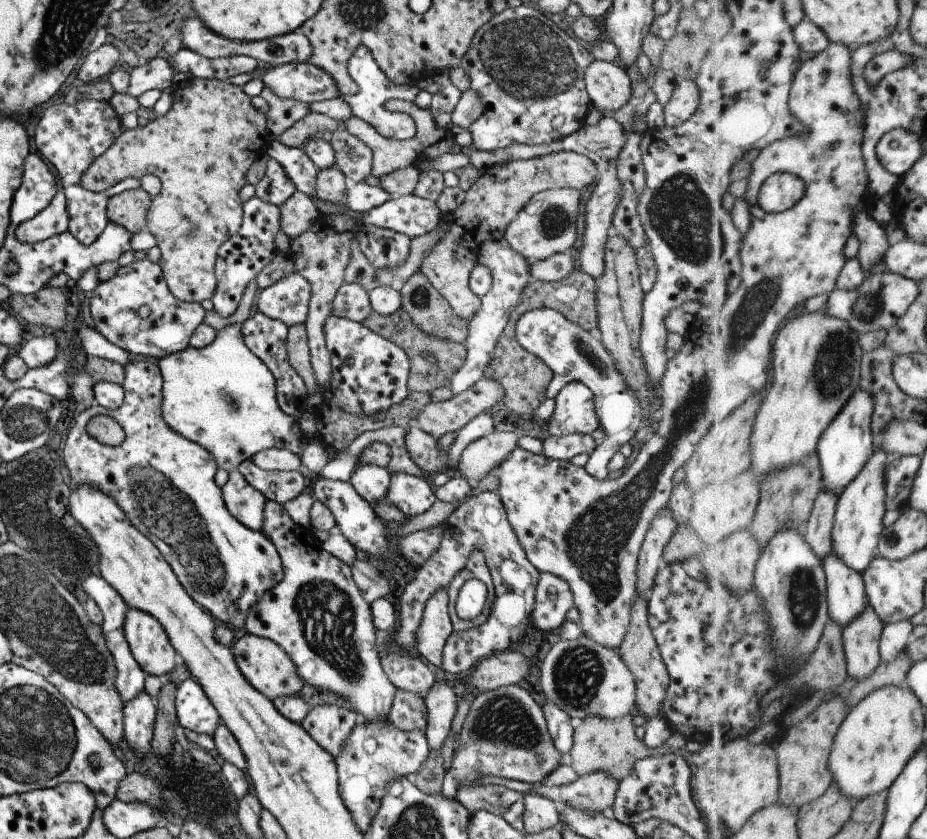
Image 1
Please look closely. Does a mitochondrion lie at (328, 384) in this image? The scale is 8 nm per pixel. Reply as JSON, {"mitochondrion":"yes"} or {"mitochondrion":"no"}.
{"mitochondrion":"no"}

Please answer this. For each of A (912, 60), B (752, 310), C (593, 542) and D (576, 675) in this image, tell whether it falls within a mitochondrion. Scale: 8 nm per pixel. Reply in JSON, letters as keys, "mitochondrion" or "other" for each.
{"A":"other","B":"mitochondrion","C":"mitochondrion","D":"mitochondrion"}

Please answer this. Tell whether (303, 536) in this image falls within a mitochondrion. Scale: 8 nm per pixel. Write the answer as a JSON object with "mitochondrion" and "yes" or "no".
{"mitochondrion":"no"}

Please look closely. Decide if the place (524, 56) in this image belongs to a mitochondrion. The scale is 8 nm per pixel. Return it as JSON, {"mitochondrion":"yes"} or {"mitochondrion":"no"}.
{"mitochondrion":"yes"}

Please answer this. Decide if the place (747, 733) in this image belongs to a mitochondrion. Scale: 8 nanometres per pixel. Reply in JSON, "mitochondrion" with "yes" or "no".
{"mitochondrion":"no"}

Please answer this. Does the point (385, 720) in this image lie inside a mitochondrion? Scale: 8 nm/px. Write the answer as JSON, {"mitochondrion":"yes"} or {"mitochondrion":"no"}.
{"mitochondrion":"no"}

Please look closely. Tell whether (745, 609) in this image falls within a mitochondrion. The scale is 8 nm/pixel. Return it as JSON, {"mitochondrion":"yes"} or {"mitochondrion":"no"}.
{"mitochondrion":"yes"}

